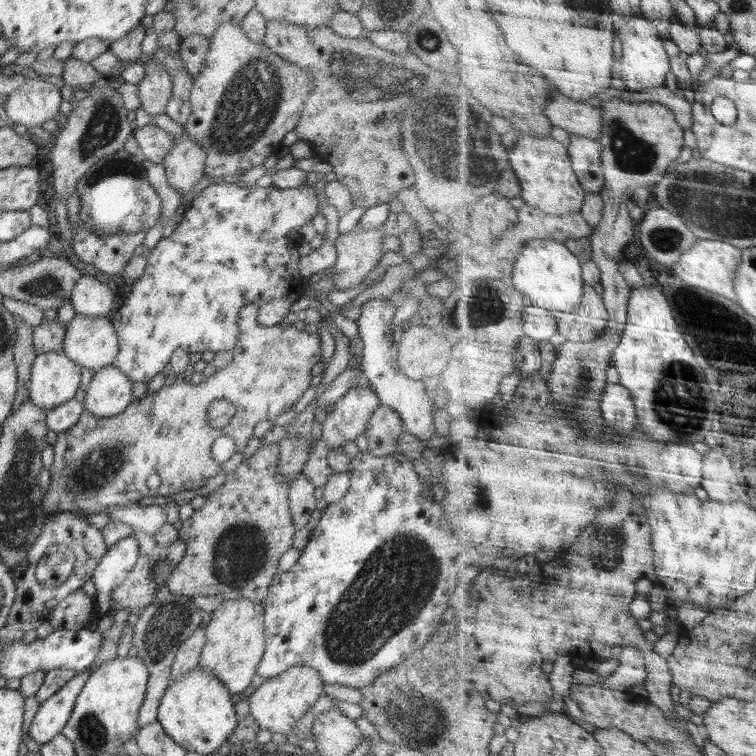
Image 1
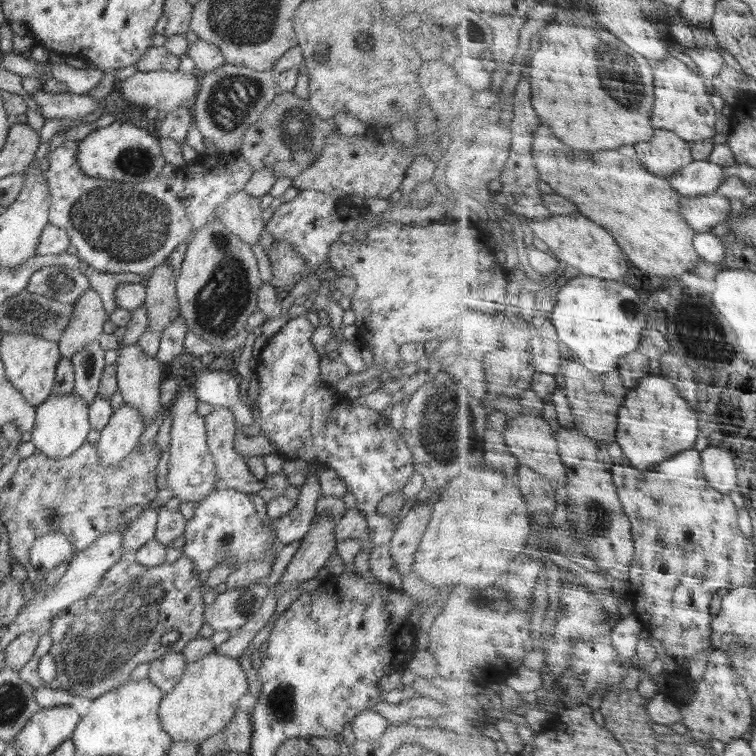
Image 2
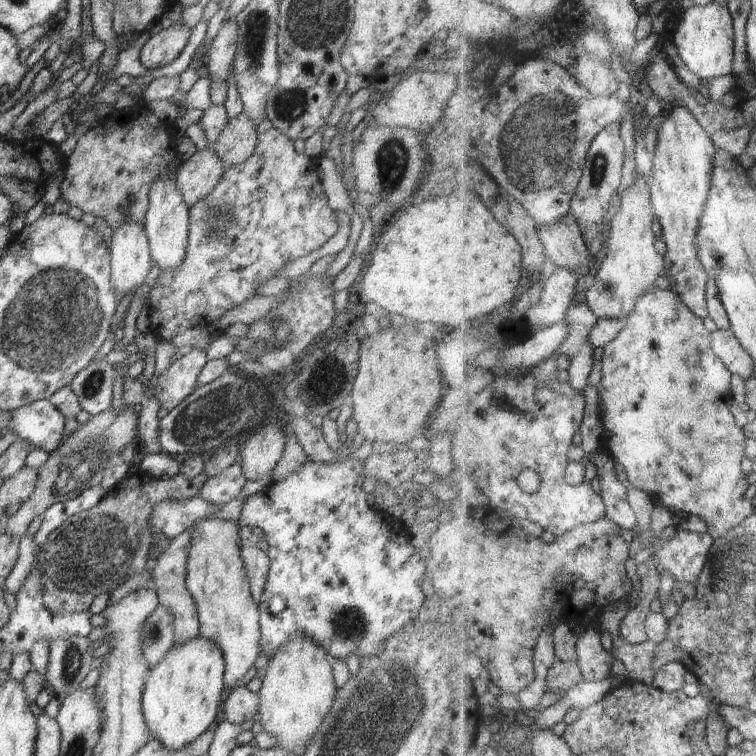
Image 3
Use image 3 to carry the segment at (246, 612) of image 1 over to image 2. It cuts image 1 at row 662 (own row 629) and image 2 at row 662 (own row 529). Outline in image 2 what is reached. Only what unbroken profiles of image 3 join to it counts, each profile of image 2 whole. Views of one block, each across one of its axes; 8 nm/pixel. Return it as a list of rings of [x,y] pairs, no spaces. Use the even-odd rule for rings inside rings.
[[[216,652],[206,654],[196,662],[187,663],[172,692],[163,696],[158,711],[160,724],[173,741],[200,745],[212,734],[227,728],[241,708],[240,698],[248,692],[248,678],[237,659]]]

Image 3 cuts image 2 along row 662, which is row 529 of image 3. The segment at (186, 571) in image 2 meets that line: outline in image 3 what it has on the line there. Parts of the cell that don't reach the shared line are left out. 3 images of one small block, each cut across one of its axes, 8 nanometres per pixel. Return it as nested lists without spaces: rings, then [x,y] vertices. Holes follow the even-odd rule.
[[[138,468],[132,475],[126,475],[125,480],[115,485],[110,492],[102,497],[96,506],[91,509],[80,511],[65,520],[42,544],[39,555],[36,558],[41,581],[44,587],[43,603],[53,614],[66,614],[88,611],[90,604],[96,596],[114,588],[116,581],[120,579],[128,569],[132,555],[136,552],[141,532],[147,530],[151,534],[150,555],[157,556],[170,544],[170,540],[164,535],[154,535],[147,524],[151,510],[162,501],[182,501],[199,495],[200,487],[208,478],[205,471],[202,471],[193,479],[187,479],[182,473],[171,479],[153,479],[142,469]]]

